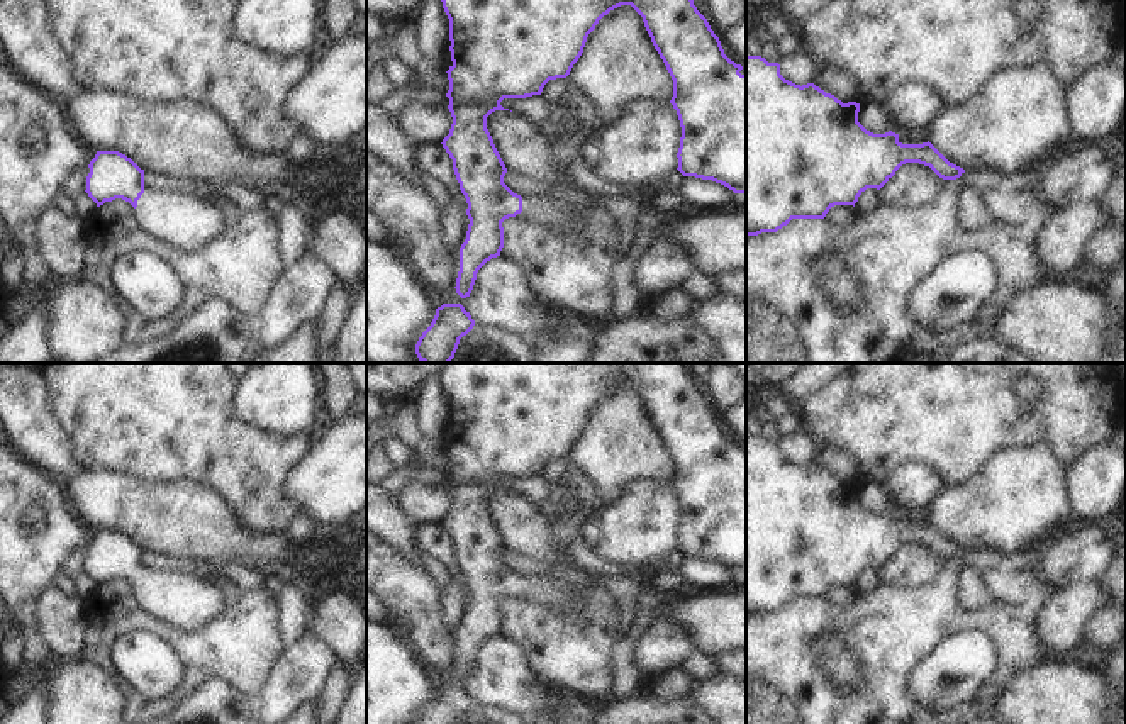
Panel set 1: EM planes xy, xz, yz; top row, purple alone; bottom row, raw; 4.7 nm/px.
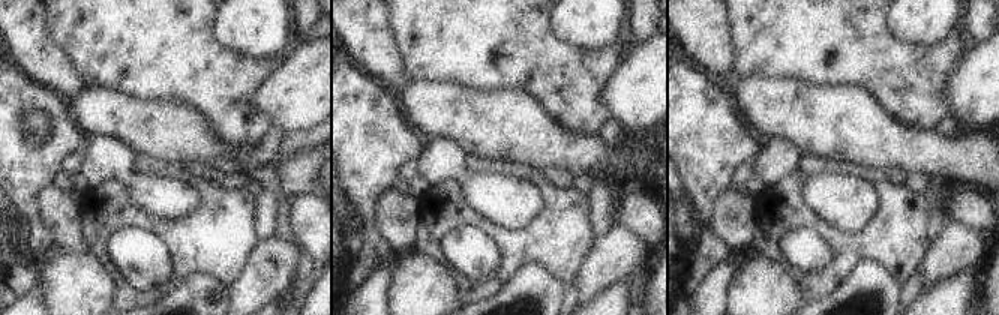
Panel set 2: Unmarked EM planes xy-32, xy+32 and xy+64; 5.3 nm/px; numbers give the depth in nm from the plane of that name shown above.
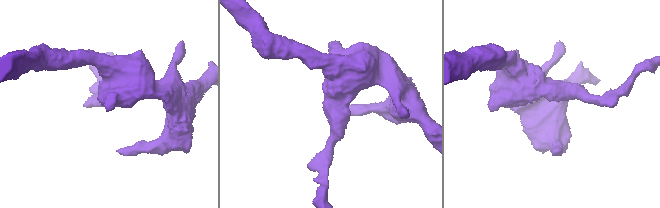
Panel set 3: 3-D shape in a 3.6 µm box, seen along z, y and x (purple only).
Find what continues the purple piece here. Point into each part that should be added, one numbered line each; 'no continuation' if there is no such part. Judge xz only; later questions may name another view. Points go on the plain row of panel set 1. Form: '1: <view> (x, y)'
1: xz (538, 590)

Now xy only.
1: xy (182, 601)

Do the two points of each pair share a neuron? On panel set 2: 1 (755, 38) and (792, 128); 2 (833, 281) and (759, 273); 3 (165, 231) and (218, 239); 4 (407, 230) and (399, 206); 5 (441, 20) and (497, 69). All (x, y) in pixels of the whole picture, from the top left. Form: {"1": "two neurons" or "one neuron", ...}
{"1": "two neurons", "2": "two neurons", "3": "one neuron", "4": "one neuron", "5": "one neuron"}

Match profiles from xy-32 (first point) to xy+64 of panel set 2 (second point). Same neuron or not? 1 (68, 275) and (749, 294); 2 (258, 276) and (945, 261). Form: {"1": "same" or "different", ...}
{"1": "same", "2": "same"}

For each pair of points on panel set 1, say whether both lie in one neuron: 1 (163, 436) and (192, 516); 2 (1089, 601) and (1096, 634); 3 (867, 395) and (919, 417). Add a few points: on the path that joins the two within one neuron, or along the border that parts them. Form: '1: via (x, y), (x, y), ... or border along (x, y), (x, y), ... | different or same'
1: border along (139, 480), (146, 484), (199, 482), (217, 495) | different
2: border along (1108, 606), (1092, 618), (1082, 641) | different
3: via (880, 404), (906, 404) | same

